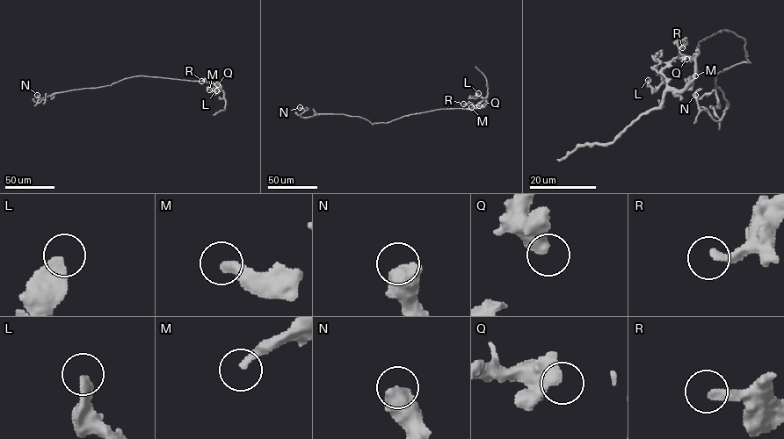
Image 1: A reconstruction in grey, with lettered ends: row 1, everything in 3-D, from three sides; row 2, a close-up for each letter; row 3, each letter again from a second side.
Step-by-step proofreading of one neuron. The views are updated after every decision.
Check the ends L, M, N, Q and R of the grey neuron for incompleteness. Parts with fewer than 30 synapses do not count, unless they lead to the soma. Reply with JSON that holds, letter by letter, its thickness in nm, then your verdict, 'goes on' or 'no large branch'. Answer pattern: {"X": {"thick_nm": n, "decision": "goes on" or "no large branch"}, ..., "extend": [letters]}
{"L": {"thick_nm": 360, "decision": "no large branch"}, "M": {"thick_nm": 280, "decision": "no large branch"}, "N": {"thick_nm": 800, "decision": "no large branch"}, "Q": {"thick_nm": 550, "decision": "no large branch"}, "R": {"thick_nm": 280, "decision": "no large branch"}, "extend": []}

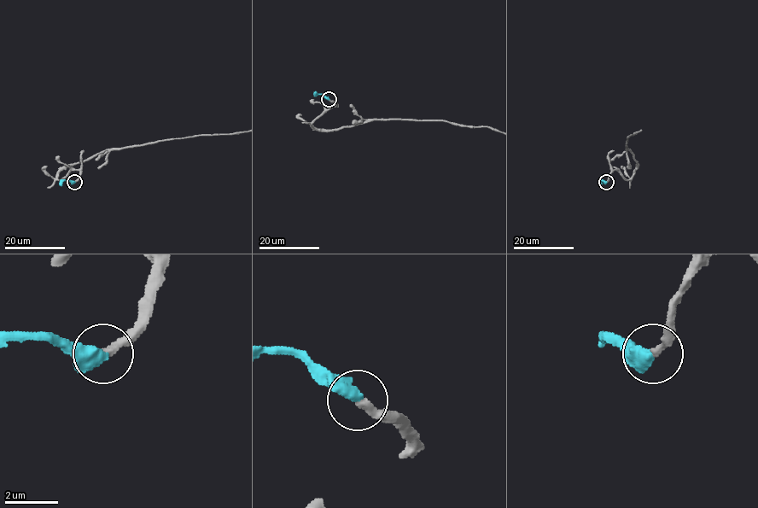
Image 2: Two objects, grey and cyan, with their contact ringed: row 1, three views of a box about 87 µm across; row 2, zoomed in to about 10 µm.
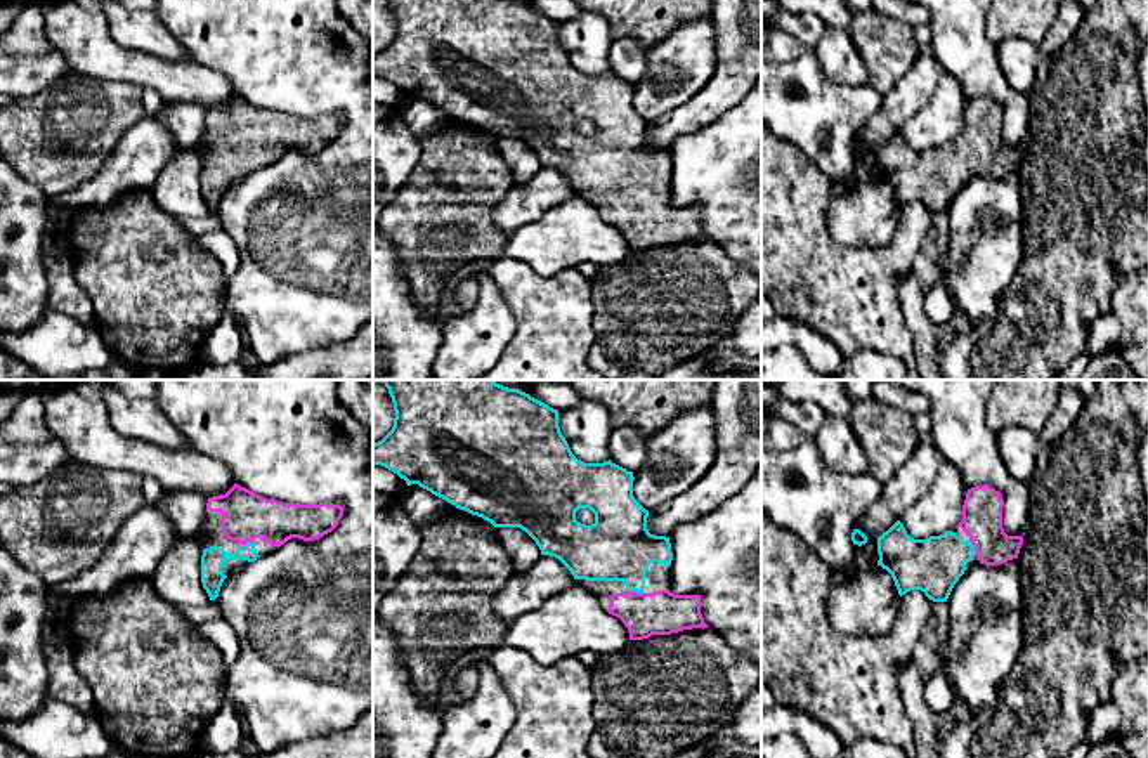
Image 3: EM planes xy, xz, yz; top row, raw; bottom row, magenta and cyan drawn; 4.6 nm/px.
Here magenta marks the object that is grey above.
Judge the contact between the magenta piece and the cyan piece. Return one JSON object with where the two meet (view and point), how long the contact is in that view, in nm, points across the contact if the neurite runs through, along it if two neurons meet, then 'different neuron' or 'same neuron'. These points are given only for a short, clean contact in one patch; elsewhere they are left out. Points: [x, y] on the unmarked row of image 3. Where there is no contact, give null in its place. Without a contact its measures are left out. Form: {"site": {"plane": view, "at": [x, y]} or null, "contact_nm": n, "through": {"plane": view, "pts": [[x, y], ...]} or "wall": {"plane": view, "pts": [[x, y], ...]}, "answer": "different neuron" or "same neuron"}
{"site": {"plane": "xz", "at": [635, 203]}, "contact_nm": 60, "through": {"plane": "xz", "pts": [[661, 224], [656, 224], [635, 203], [630, 176], [618, 158]]}, "answer": "same neuron"}

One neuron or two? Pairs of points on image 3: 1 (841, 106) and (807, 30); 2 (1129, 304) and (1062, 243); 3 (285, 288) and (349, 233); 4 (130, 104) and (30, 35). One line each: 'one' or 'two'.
1: one
2: two
3: one
4: two

